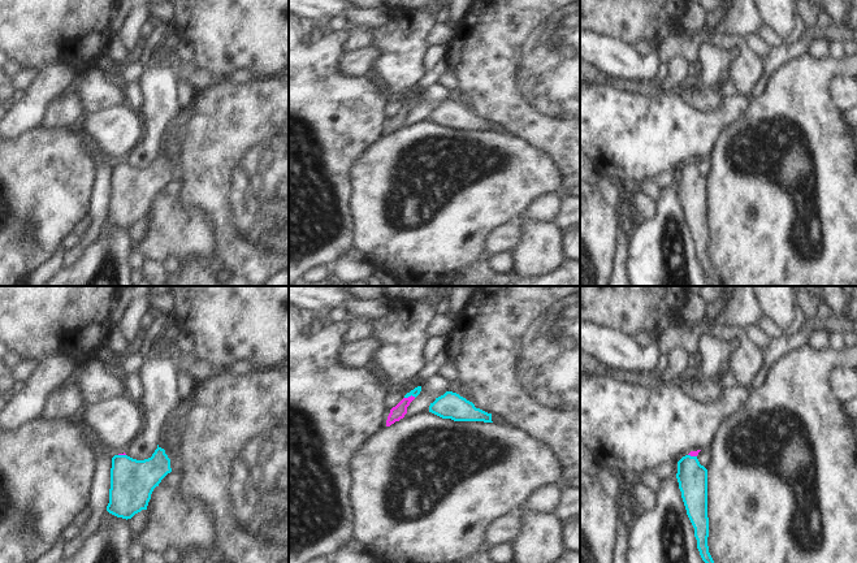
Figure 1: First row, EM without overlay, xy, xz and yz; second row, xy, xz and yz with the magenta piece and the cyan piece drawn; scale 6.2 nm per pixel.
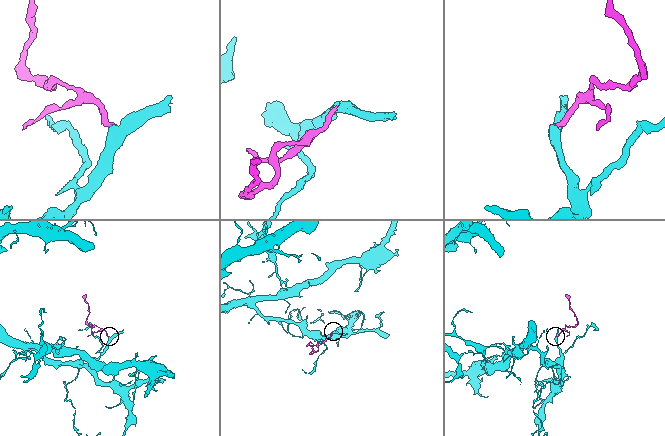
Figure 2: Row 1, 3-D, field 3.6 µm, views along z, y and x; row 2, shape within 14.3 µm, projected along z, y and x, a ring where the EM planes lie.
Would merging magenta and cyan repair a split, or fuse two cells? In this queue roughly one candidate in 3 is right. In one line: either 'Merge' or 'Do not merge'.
Merge

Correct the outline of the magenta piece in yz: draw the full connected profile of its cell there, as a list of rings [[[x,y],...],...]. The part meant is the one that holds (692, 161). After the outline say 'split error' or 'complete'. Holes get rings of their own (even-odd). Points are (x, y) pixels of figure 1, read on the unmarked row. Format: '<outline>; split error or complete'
[[[691,160],[678,170],[676,187],[687,224],[694,237],[700,264],[711,278],[713,286],[723,286],[719,277],[714,273],[707,255],[707,178],[697,168],[700,160]]]; split error

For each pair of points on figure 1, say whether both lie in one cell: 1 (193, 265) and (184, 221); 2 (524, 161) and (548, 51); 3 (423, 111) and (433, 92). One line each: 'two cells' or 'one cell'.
1: two cells
2: two cells
3: one cell

